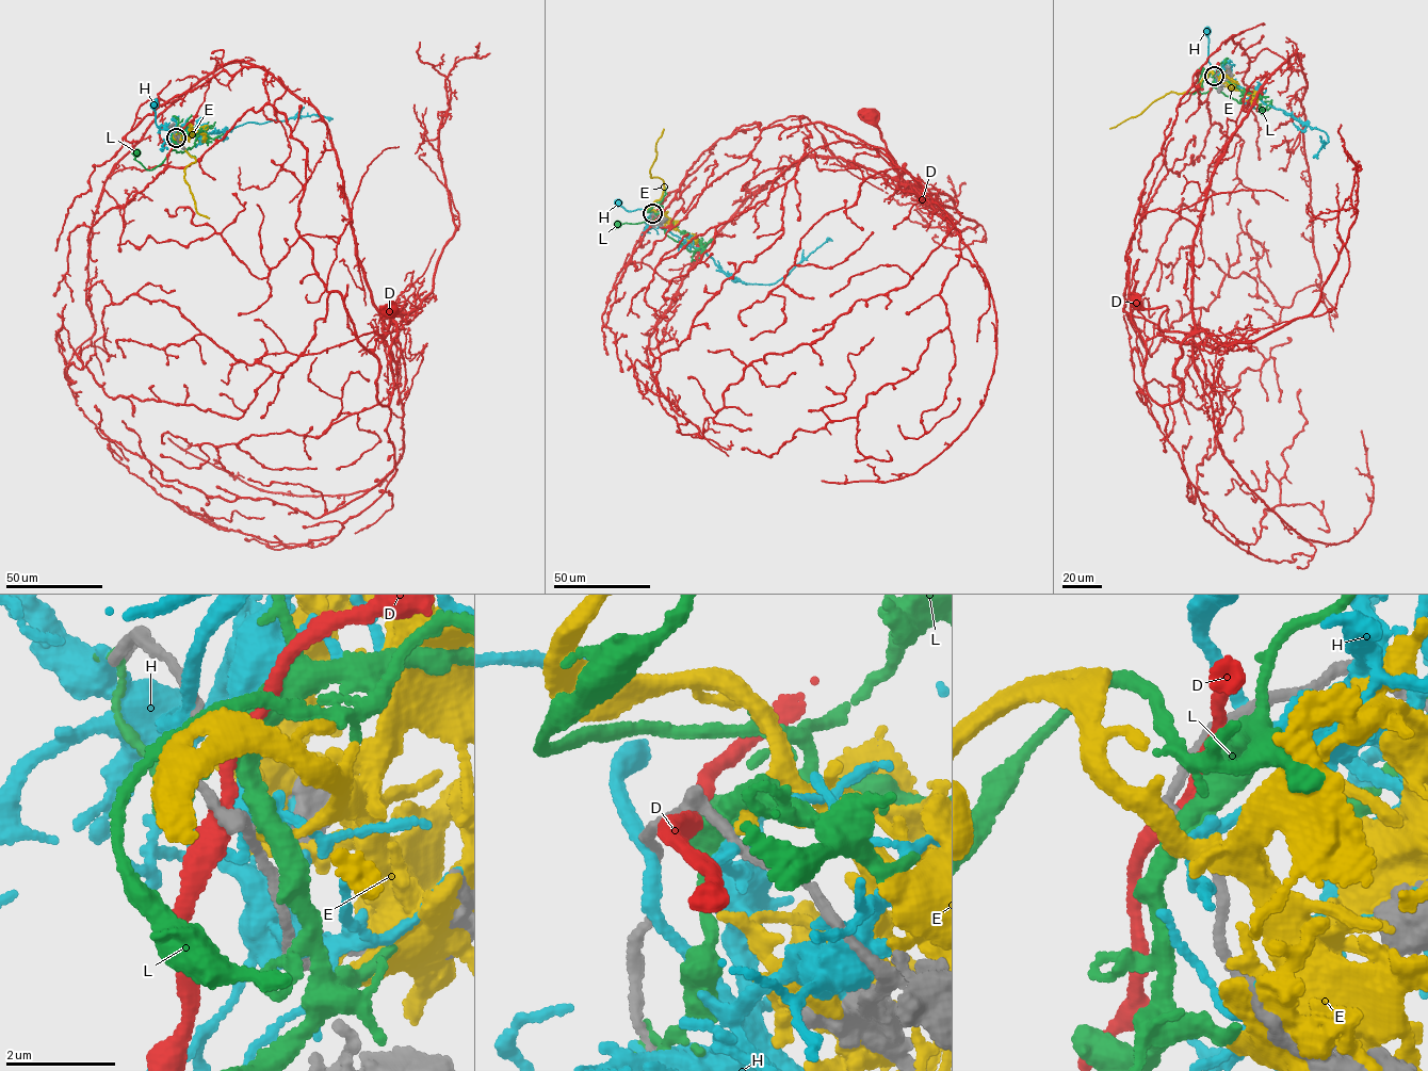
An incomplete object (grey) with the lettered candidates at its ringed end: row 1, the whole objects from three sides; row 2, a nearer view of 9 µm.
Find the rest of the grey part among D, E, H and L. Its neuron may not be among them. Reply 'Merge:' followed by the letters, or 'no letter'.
Merge: no letter

